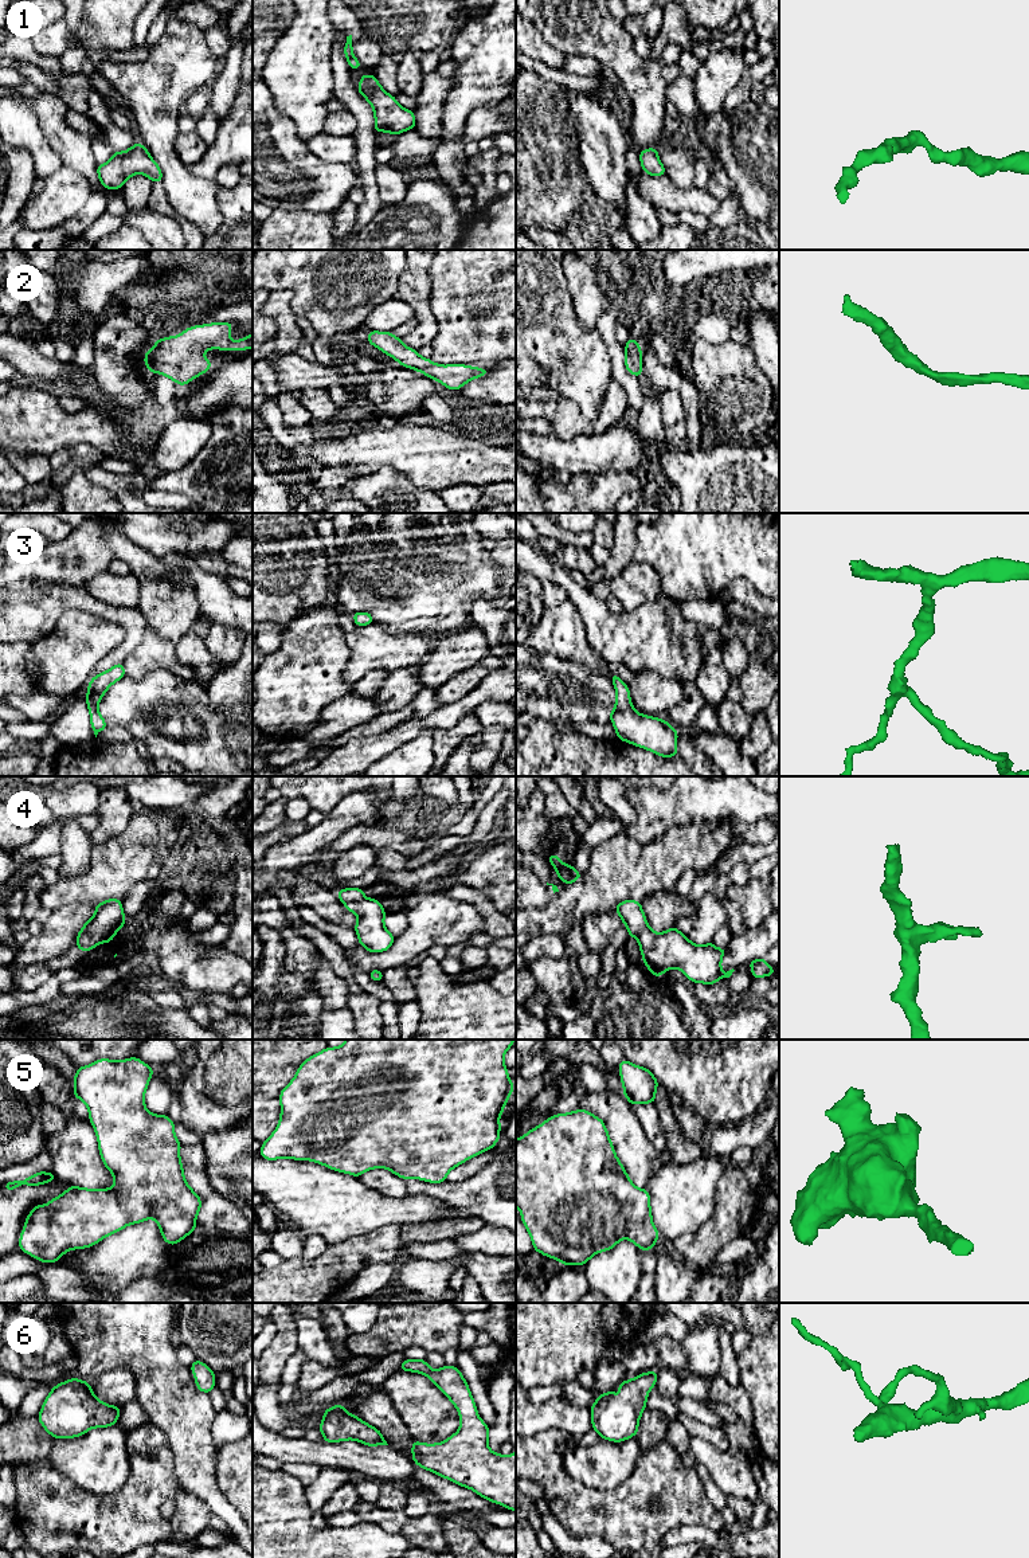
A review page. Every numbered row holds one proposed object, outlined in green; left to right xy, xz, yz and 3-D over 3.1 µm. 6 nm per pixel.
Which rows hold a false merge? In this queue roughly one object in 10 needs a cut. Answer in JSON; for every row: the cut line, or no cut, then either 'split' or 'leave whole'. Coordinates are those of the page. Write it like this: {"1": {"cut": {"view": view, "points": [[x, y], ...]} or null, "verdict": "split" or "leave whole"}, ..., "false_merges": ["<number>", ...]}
{"1": {"cut": null, "verdict": "leave whole"}, "2": {"cut": null, "verdict": "leave whole"}, "3": {"cut": null, "verdict": "leave whole"}, "4": {"cut": null, "verdict": "leave whole"}, "5": {"cut": null, "verdict": "leave whole"}, "6": {"cut": null, "verdict": "leave whole"}, "false_merges": []}

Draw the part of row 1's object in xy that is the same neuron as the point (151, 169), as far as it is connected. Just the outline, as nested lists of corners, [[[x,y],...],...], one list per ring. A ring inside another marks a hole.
[[[140,142],[125,152],[114,152],[107,163],[97,165],[97,173],[106,189],[121,189],[124,183],[137,173],[145,175],[152,183],[163,181],[160,167]]]

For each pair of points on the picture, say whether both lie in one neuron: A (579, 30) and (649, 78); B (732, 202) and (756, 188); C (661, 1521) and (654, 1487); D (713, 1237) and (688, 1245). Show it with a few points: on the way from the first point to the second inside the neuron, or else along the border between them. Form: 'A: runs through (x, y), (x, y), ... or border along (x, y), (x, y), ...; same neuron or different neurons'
A: runs through (597, 34), (632, 69); same neuron
B: border along (738, 196), (740, 204); different neurons
C: runs through (665, 1513), (665, 1498), (662, 1495); same neuron
D: runs through (707, 1241), (703, 1245), (695, 1245); same neuron

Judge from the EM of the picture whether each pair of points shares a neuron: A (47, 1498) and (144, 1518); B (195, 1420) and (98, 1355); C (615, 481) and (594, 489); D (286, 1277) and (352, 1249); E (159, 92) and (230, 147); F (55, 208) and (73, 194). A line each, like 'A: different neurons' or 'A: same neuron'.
A: same neuron
B: same neuron
C: same neuron
D: same neuron
E: different neurons
F: same neuron

